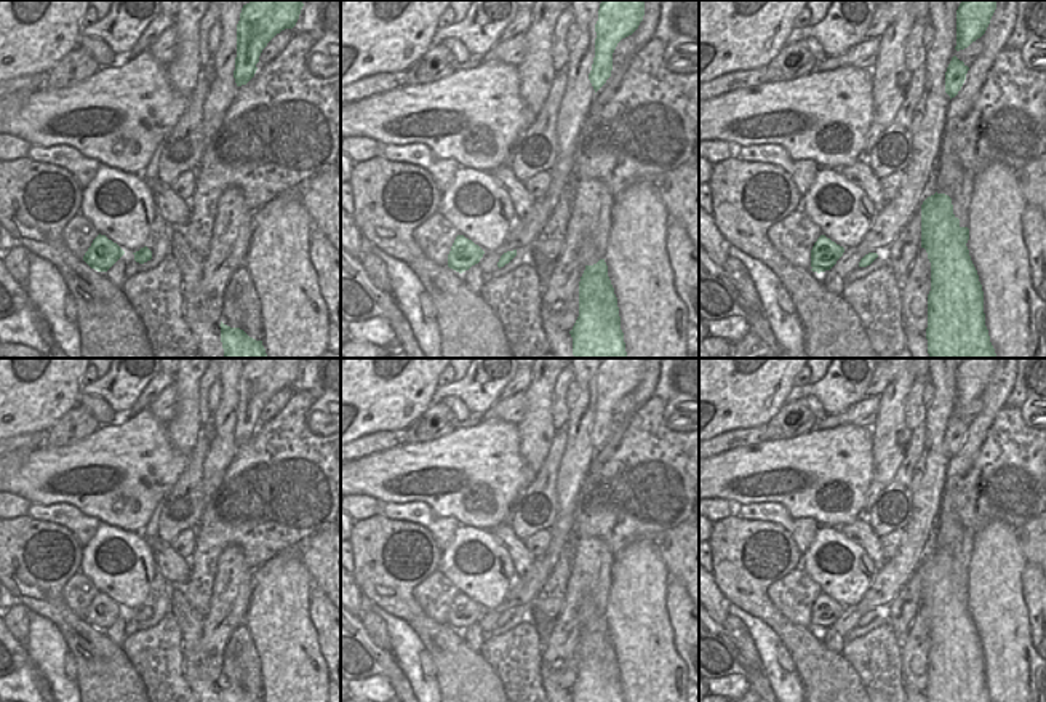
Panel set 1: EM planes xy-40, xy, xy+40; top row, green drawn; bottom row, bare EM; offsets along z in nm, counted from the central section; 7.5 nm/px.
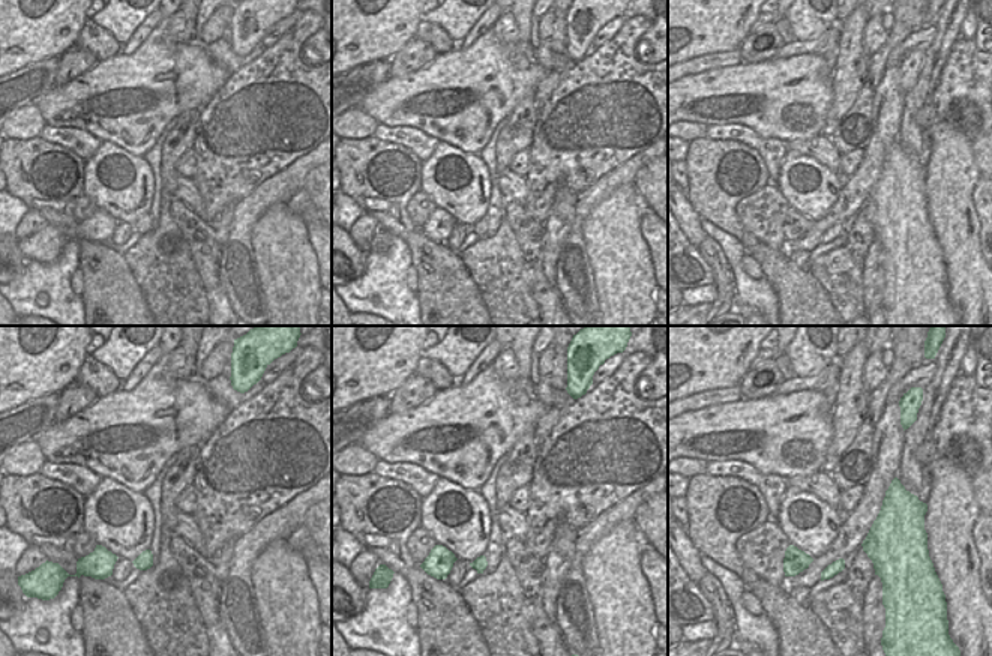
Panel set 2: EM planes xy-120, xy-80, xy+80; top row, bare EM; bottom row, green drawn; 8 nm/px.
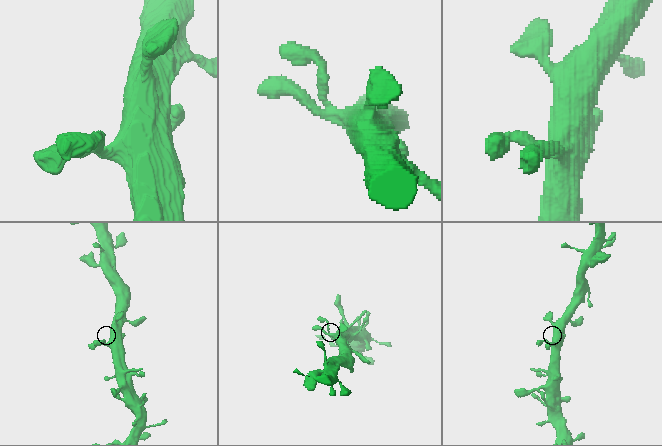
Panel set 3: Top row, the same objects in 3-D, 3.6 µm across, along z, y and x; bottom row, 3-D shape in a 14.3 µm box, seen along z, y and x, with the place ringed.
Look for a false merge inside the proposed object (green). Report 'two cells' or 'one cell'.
one cell

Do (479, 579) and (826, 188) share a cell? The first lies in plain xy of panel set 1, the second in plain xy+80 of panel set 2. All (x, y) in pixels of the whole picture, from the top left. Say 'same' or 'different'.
same

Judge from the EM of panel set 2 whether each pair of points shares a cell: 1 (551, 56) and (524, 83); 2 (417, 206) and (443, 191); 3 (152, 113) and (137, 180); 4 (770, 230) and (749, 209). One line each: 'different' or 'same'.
1: different
2: different
3: different
4: same

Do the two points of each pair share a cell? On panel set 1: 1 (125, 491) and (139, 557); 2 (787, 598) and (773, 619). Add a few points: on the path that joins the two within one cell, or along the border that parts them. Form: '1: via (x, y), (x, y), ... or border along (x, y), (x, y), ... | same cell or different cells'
1: border along (101, 522), (139, 533) | different cells
2: border along (787, 573), (768, 598), (810, 629) | different cells

